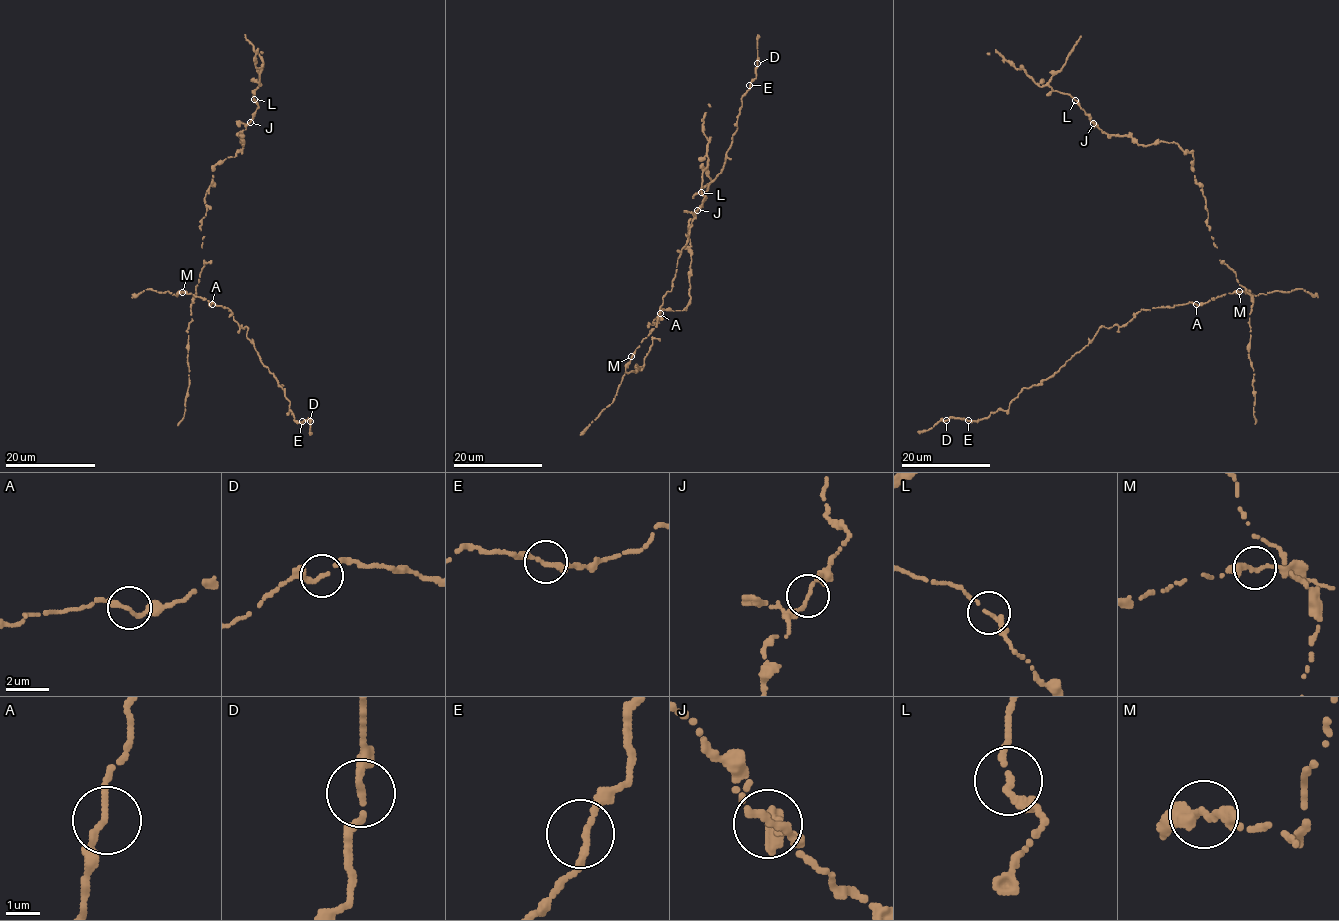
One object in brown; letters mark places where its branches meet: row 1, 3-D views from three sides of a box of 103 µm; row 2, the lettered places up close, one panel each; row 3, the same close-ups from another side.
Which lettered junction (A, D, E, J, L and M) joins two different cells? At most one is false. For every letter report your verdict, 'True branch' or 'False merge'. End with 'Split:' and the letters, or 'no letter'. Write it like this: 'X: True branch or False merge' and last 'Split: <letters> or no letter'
A: True branch
D: True branch
E: True branch
J: True branch
L: True branch
M: True branch
Split: no letter

